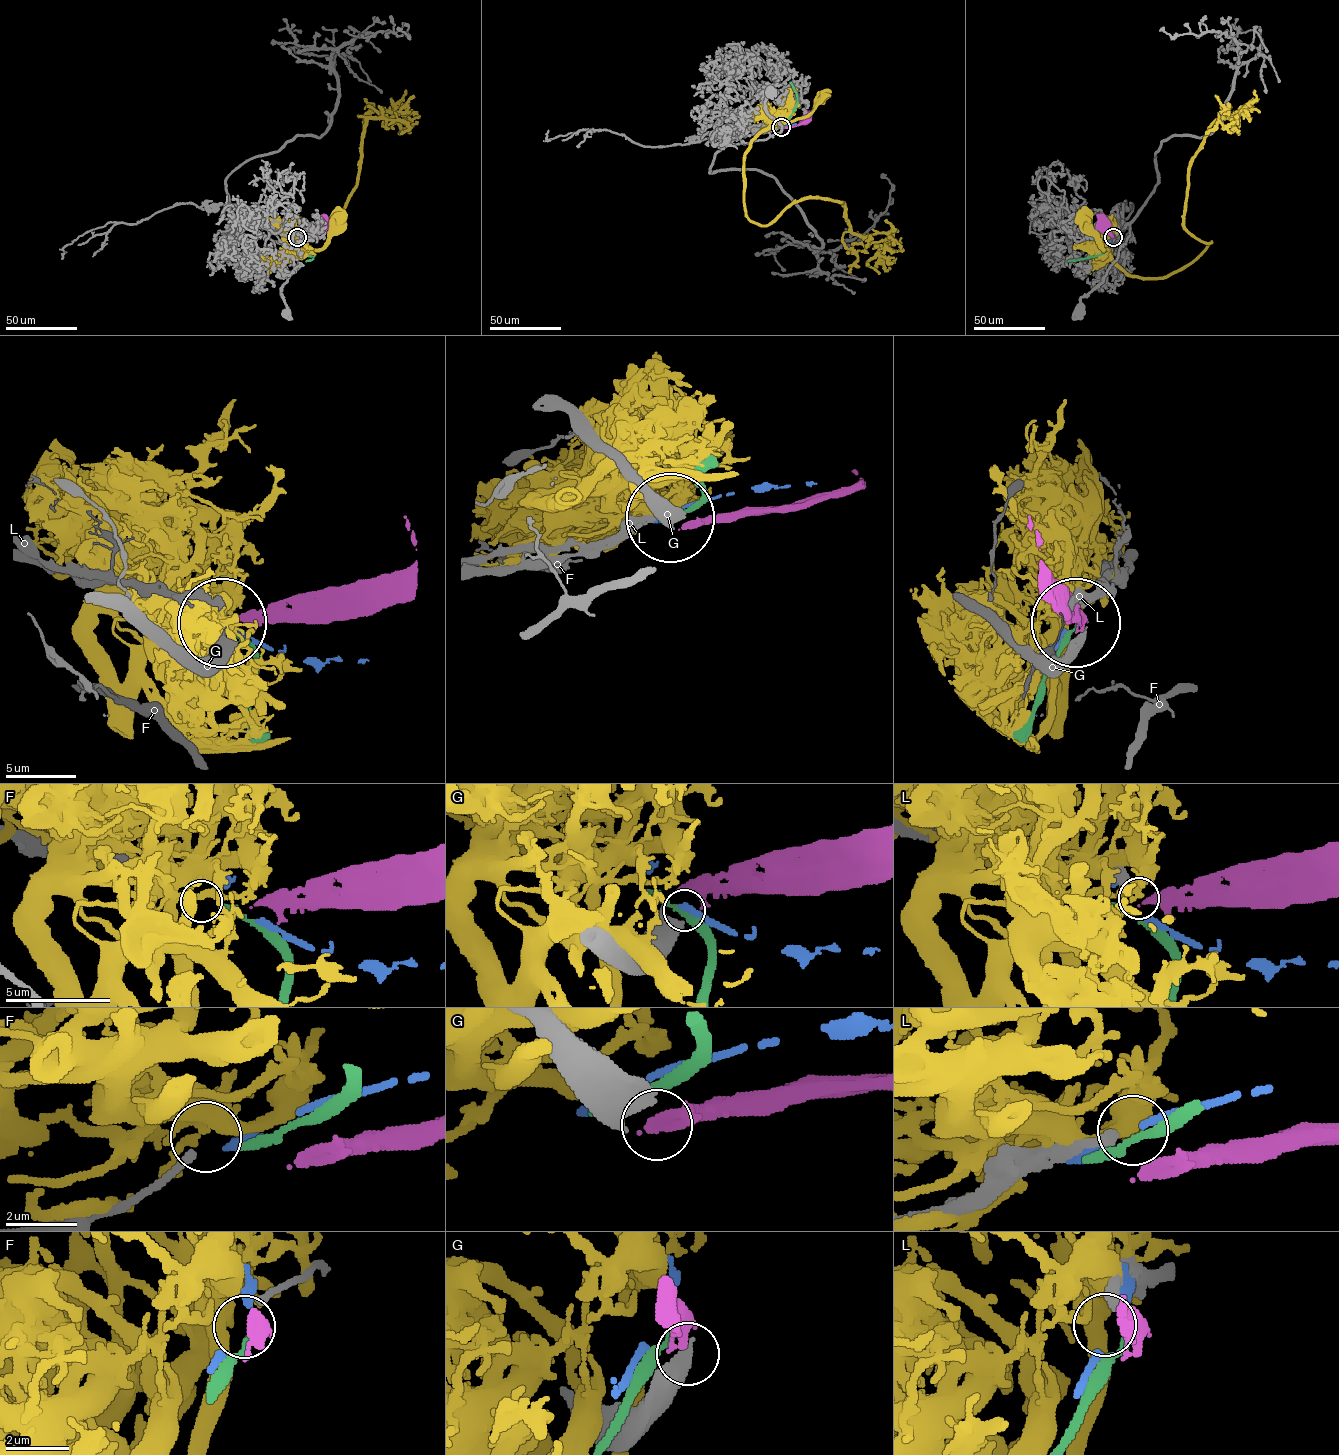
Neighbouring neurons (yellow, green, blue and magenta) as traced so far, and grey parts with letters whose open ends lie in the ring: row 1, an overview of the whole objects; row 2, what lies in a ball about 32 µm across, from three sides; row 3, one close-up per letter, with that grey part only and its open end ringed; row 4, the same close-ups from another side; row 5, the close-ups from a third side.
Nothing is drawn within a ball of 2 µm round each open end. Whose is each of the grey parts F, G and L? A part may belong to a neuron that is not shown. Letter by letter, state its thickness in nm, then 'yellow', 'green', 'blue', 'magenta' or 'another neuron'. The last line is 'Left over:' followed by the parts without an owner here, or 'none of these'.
F: 200 nm | another neuron
G: 550 nm | magenta
L: 480 nm | another neuron
Left over: F, L

